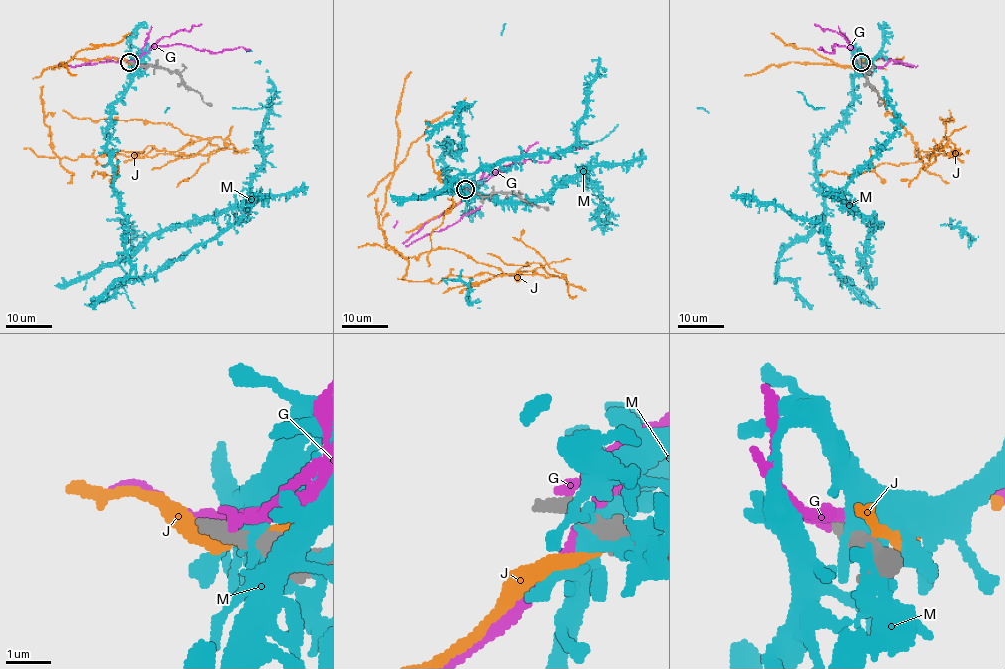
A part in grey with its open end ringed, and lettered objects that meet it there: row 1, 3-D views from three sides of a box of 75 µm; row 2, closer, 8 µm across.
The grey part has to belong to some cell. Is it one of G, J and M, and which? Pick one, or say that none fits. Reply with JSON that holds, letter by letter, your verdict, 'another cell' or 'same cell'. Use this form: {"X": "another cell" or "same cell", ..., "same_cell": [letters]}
{"G": "another cell", "J": "another cell", "M": "another cell", "same_cell": []}

